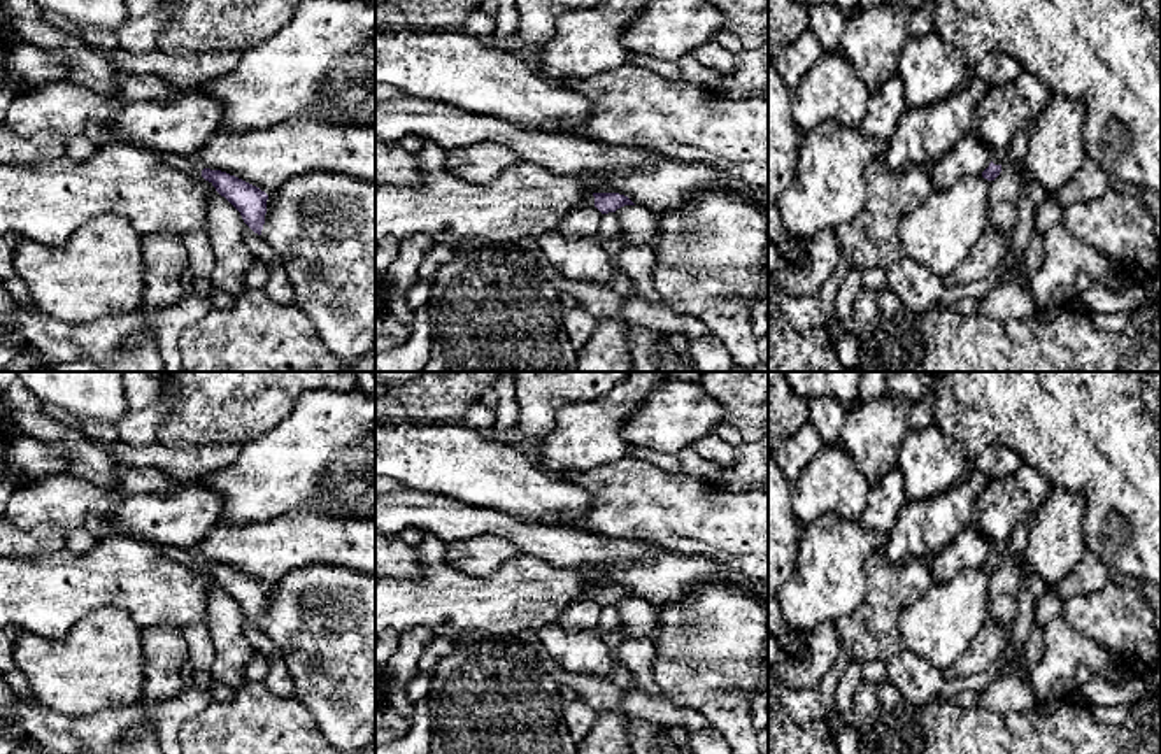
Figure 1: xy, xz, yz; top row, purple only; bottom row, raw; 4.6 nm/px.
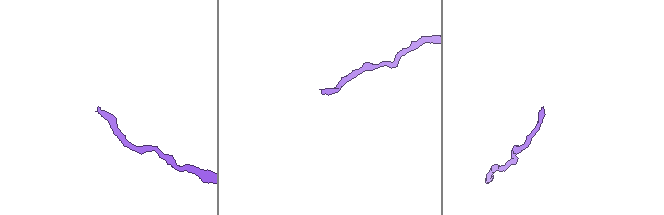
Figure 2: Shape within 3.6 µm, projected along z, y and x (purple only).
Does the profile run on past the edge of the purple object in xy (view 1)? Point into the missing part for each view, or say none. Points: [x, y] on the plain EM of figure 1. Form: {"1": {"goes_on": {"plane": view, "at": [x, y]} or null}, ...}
{"1": {"goes_on": {"plane": "xy", "at": [185, 556]}}}

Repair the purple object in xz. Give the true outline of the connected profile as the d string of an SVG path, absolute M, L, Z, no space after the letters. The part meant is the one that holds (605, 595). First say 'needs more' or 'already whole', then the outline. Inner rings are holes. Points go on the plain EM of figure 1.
needs more | M593 586L582 591L582 598L596 600L602 607L616 605L624 598L635 598L628 589L619 586Z

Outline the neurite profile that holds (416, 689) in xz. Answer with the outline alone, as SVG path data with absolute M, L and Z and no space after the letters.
M419 672L405 687L407 698L416 703L428 696L431 677Z

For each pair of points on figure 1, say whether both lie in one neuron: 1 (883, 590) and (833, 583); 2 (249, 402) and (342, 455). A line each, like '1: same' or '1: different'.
1: different
2: different

